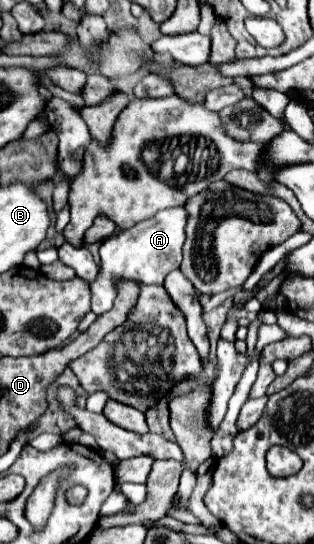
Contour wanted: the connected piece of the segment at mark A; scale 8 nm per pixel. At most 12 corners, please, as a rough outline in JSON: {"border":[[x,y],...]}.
{"border":[[160,210],[100,246],[104,314],[120,280],[162,284],[182,262],[186,210]]}

